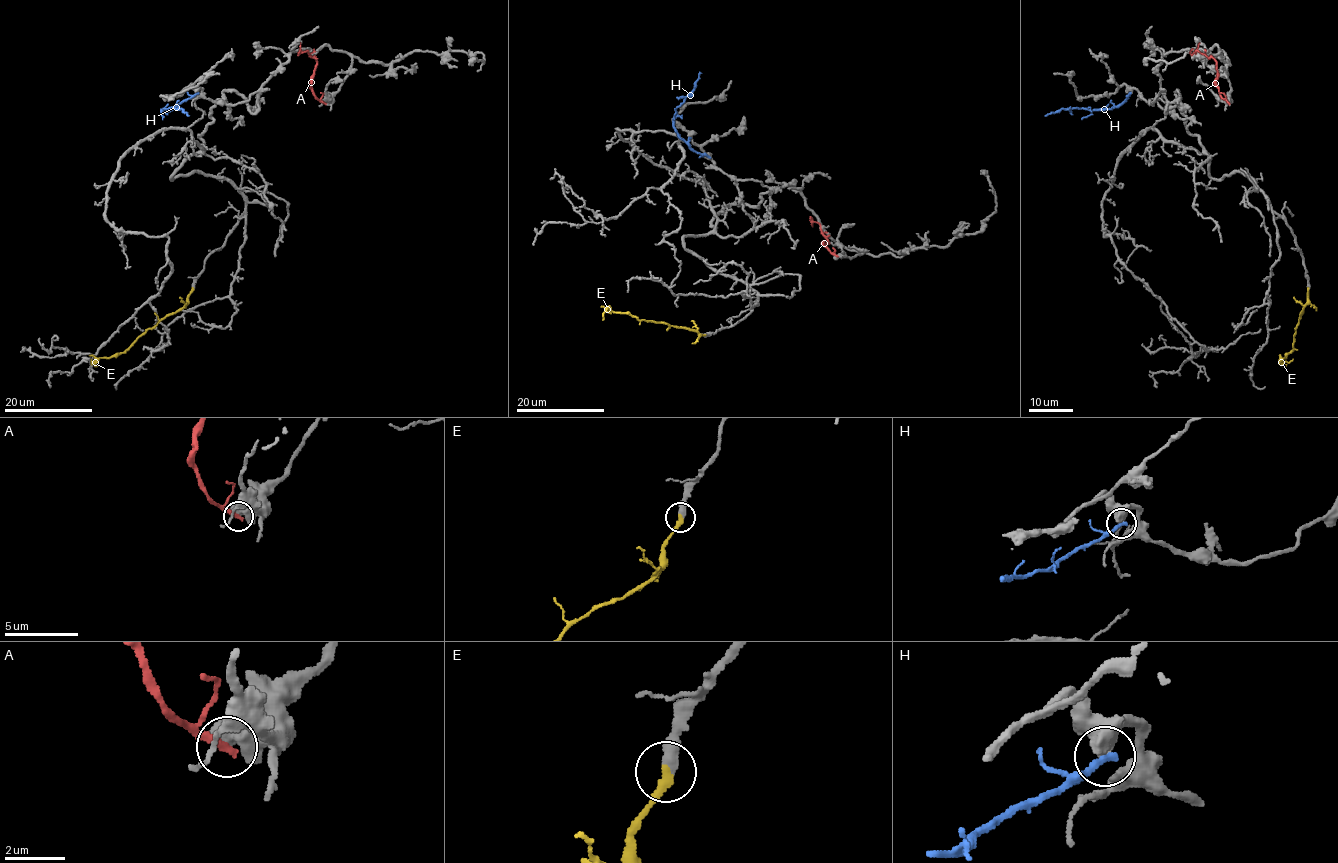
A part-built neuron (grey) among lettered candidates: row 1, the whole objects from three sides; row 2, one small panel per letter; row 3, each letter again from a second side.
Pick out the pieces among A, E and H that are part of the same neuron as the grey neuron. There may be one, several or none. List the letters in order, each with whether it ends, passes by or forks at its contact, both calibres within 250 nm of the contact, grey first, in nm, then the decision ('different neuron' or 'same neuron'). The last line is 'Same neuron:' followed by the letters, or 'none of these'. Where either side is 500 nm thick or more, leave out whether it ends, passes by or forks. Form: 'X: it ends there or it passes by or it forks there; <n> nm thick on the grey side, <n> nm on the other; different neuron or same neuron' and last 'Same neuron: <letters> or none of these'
A: 900 nm thick on the grey side, 280 nm on the other; different neuron
E: it ends there; 440 nm thick on the grey side, 280 nm on the other; same neuron
H: 650 nm thick on the grey side, 260 nm on the other; different neuron
Same neuron: E

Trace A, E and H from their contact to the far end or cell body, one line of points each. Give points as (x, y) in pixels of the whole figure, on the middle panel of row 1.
A: (836, 255), (823, 243), (829, 241), (812, 219)
E: (704, 334), (663, 322), (638, 320), (607, 309), (602, 320)
H: (708, 157), (694, 151), (679, 136), (673, 125), (676, 109), (694, 88), (700, 71)

